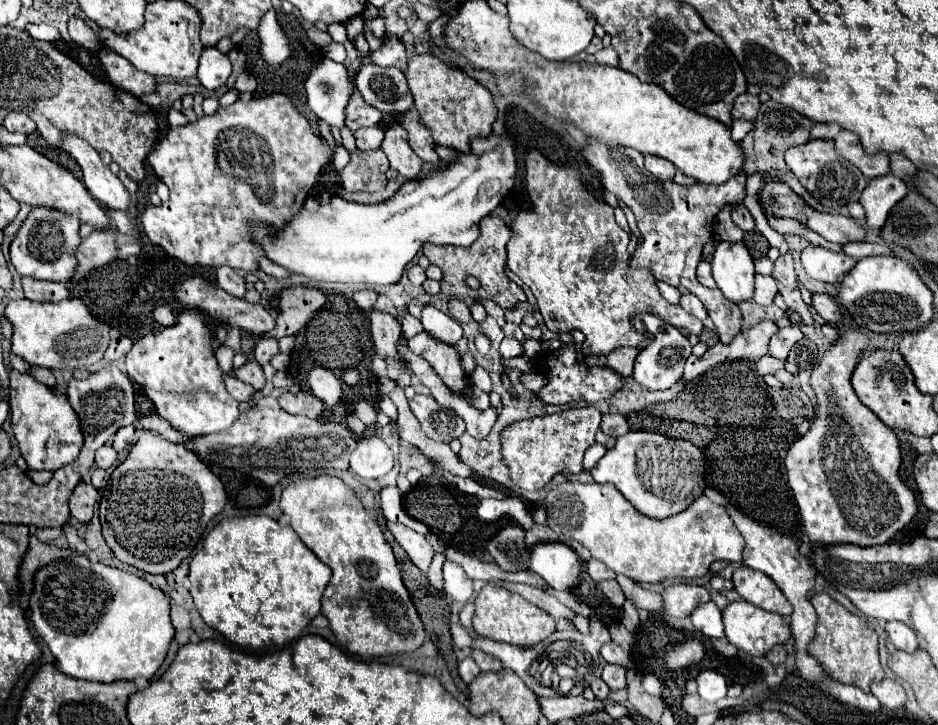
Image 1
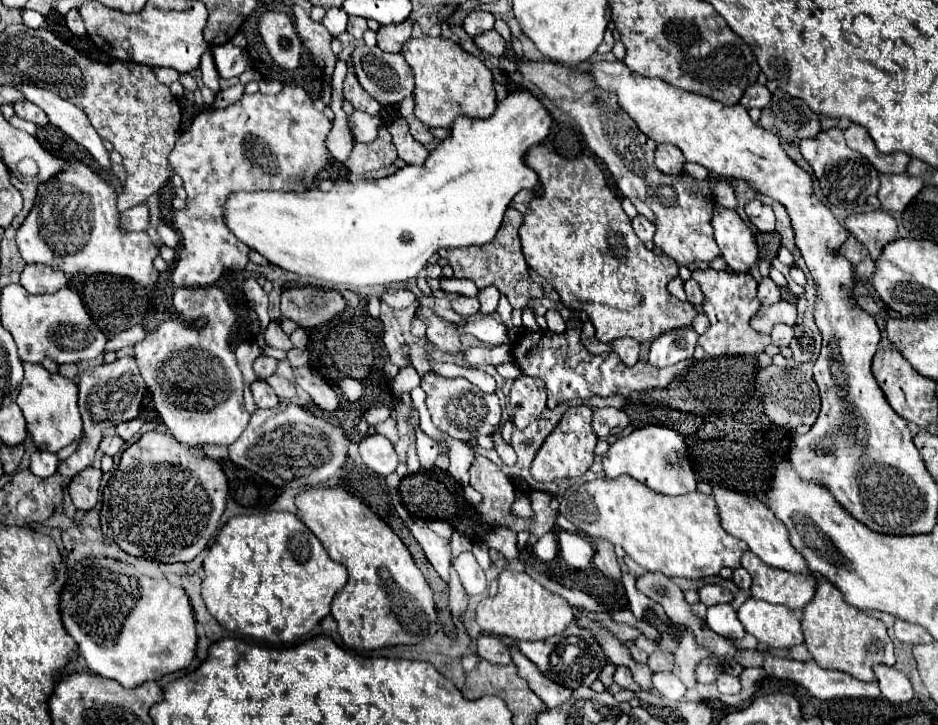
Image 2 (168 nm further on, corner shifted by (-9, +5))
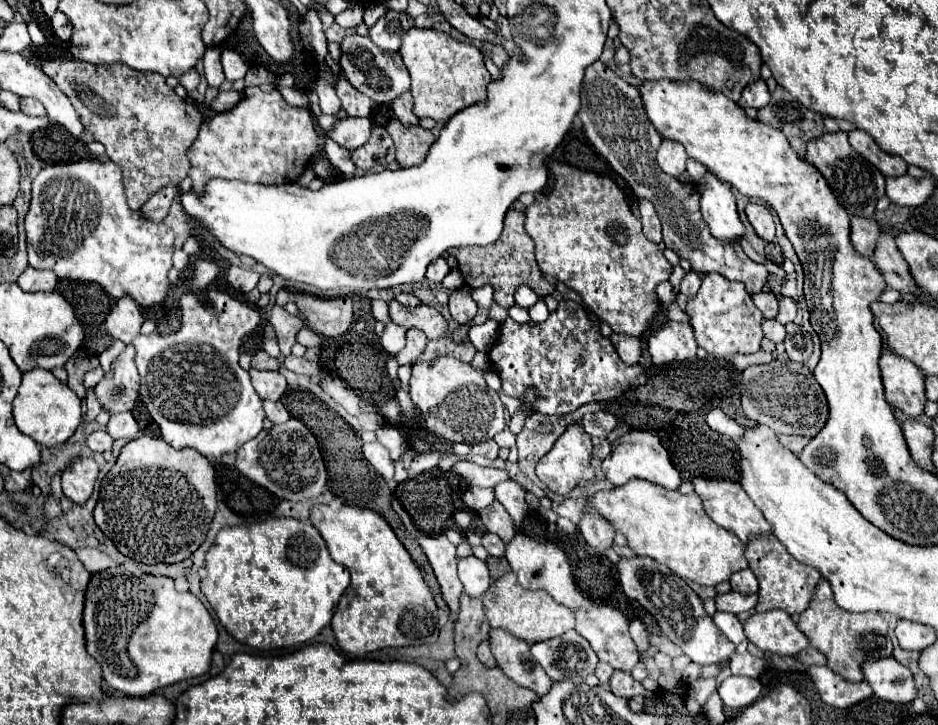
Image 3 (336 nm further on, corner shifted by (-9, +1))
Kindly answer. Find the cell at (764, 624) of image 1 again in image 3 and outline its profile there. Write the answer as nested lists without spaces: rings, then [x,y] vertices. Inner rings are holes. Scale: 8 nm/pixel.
[[[785,611],[753,613],[745,621],[745,635],[759,649],[775,655],[795,657],[799,651],[809,647],[809,639],[801,633],[795,621]]]

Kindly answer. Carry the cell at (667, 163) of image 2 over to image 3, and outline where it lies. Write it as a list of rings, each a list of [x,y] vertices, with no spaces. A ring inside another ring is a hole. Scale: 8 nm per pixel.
[[[663,141],[661,147],[657,149],[657,163],[667,175],[681,177],[685,173],[685,161],[687,161],[687,153],[681,143]]]

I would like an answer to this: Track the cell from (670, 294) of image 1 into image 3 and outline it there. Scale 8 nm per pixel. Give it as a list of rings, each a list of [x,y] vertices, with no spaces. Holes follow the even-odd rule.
[[[665,281],[665,283],[661,283],[661,285],[657,287],[657,295],[659,295],[661,305],[665,305],[665,307],[677,301],[677,293],[675,293],[675,289],[673,289],[673,285],[671,285],[669,281]]]

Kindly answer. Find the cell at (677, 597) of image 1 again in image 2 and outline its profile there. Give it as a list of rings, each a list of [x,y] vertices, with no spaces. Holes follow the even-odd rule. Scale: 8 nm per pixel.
[[[705,585],[699,589],[699,595],[701,595],[701,603],[705,603],[707,607],[733,601],[733,593],[729,589],[719,587],[719,585]]]

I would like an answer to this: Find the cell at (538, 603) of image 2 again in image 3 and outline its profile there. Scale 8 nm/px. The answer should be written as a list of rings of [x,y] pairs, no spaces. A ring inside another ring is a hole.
[[[513,573],[499,577],[489,587],[489,591],[483,595],[483,607],[485,607],[485,617],[491,629],[505,629],[507,633],[527,643],[559,637],[565,631],[573,629],[573,623],[575,623],[575,615],[571,609],[555,603],[551,595],[547,595],[545,591],[529,591],[521,587]]]

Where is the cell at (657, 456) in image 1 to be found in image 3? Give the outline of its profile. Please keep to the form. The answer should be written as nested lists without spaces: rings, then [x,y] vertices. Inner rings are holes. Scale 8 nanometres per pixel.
[[[629,431],[615,439],[611,445],[611,455],[603,461],[603,473],[615,487],[627,483],[631,477],[639,477],[673,491],[681,485],[681,475],[673,467],[667,449],[661,445],[661,439],[649,431]]]

